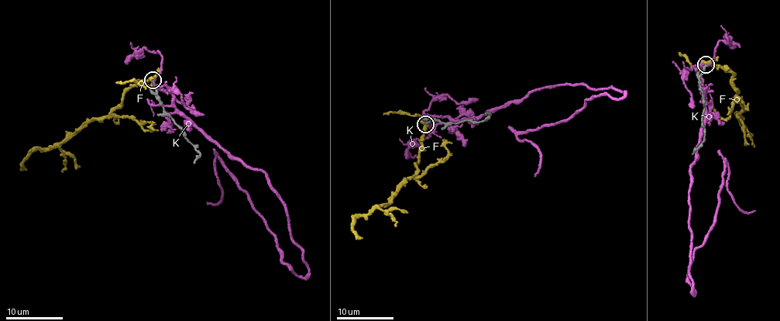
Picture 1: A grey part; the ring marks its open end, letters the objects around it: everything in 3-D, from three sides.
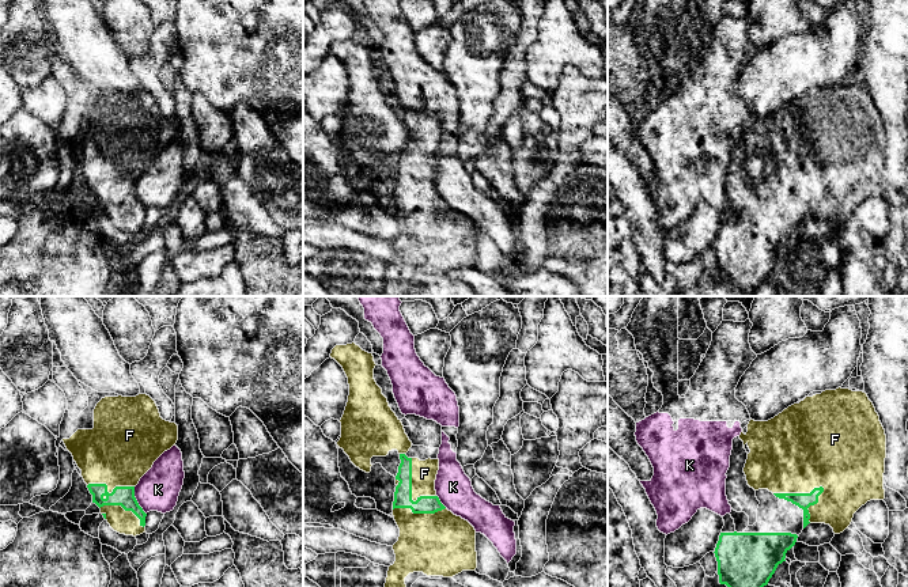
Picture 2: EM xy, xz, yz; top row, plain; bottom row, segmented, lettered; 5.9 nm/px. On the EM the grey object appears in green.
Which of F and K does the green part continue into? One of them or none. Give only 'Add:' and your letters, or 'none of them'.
Add: F

